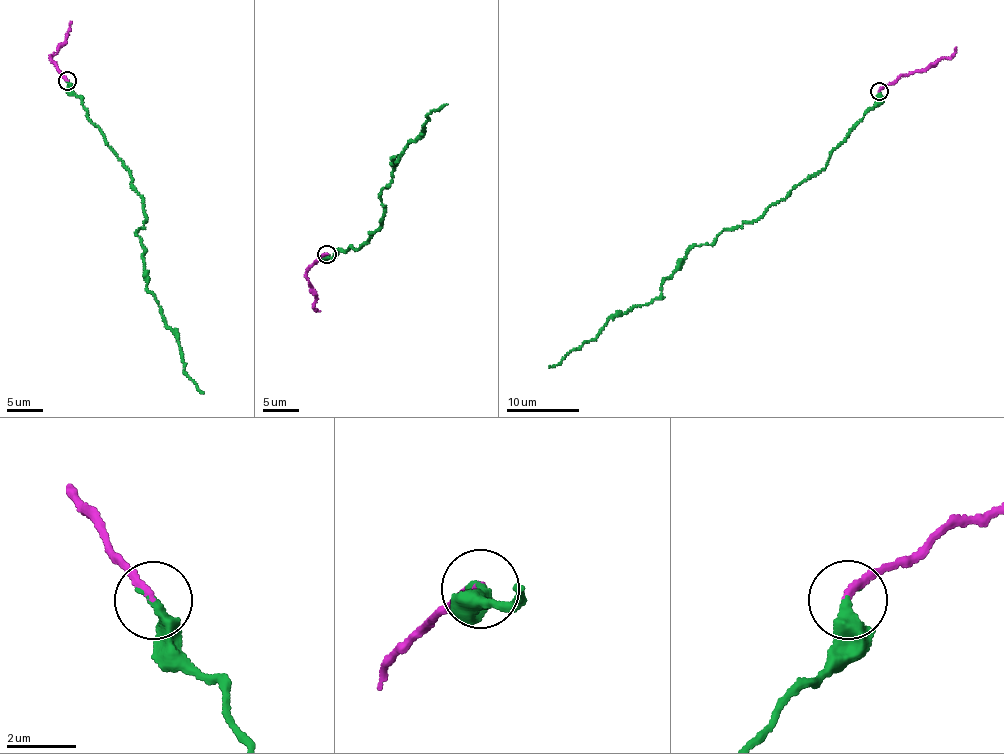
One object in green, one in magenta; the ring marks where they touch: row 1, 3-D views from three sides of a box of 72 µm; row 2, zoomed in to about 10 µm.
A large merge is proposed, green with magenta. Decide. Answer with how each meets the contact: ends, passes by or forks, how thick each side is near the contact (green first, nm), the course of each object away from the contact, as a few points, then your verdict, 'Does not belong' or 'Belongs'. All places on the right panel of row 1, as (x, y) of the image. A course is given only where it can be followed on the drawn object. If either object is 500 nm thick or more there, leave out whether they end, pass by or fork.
At the ring green ends. At the ring magenta ends. Thickness 380 nm (green) against 220 nm. Course of green: (879, 91), (825, 166), (755, 220), (695, 246), (661, 284), (660, 295), (618, 313), (549, 368). Course of magenta: (879, 91), (917, 70), (934, 67), (951, 55), (955, 47). Belongs

